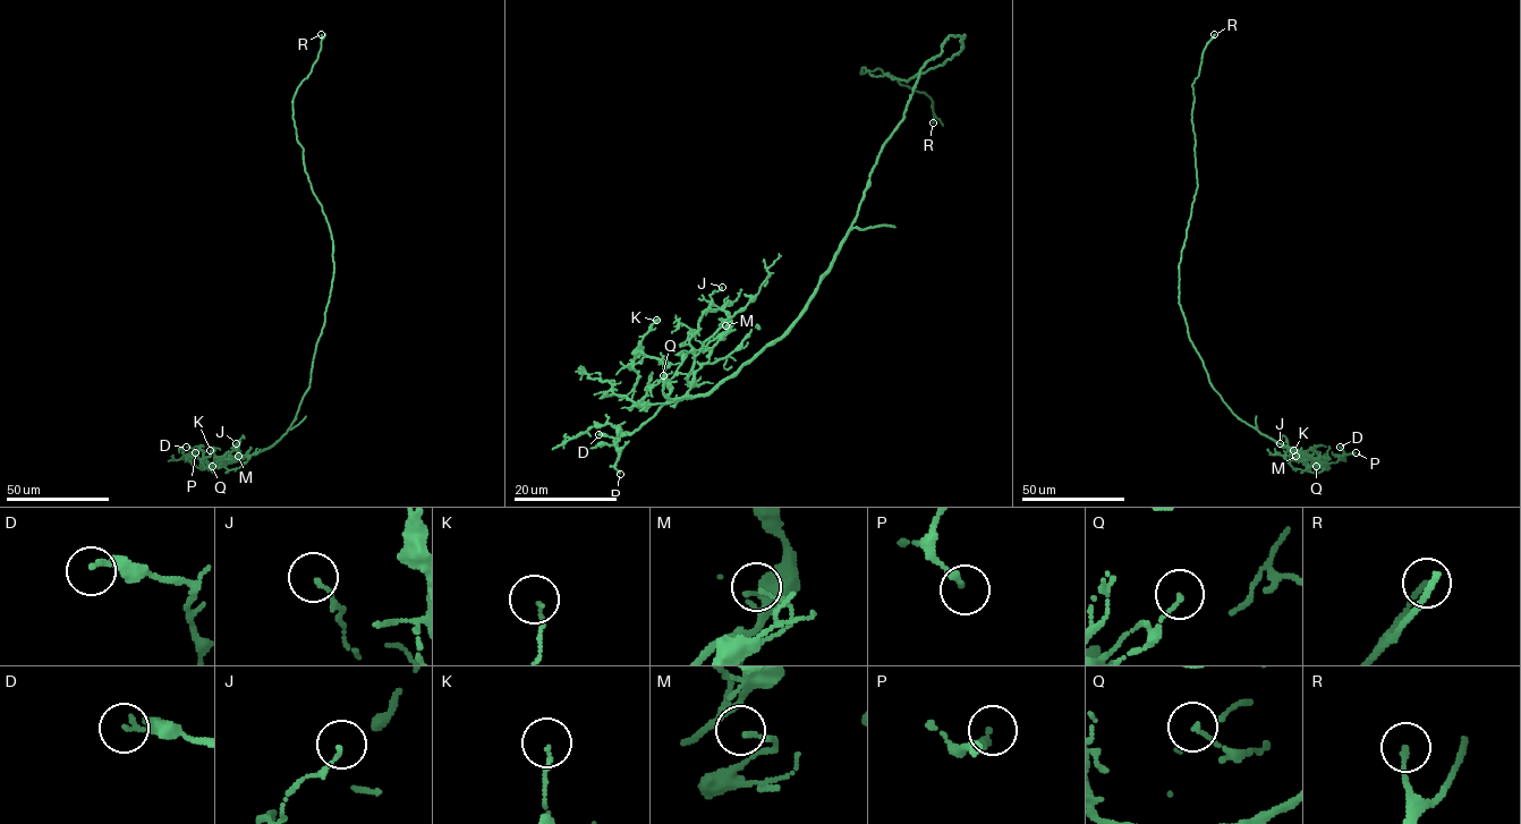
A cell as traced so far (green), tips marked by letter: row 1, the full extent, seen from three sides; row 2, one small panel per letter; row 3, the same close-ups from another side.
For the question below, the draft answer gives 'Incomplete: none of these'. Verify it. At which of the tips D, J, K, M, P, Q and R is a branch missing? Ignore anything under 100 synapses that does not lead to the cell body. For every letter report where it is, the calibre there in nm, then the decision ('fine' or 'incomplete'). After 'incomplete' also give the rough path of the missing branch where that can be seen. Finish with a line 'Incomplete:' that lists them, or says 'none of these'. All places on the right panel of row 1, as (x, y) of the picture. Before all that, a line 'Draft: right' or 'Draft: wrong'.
Draft: right
D: place (1340, 447); calibre 160 nm; fine
J: place (1280, 443); calibre 110 nm; fine
K: place (1293, 450); calibre 100 nm; fine
M: place (1296, 456); calibre 120 nm; fine
P: place (1356, 452); calibre 220 nm; fine
Q: place (1316, 466); calibre 130 nm; fine
R: place (1214, 34); calibre 140 nm; fine
Incomplete: none of these

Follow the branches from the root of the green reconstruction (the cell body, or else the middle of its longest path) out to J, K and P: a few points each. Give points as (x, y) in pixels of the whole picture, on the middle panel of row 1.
J: (940, 54), (920, 69), (807, 308), (691, 396), (695, 353), (730, 323), (711, 297), (722, 287)
K: (940, 54), (920, 69), (834, 262), (778, 339), (707, 392), (668, 399), (663, 363), (636, 353), (656, 320)
P: (940, 54), (920, 69), (852, 229), (803, 314), (707, 392), (665, 402), (621, 436), (620, 474)

